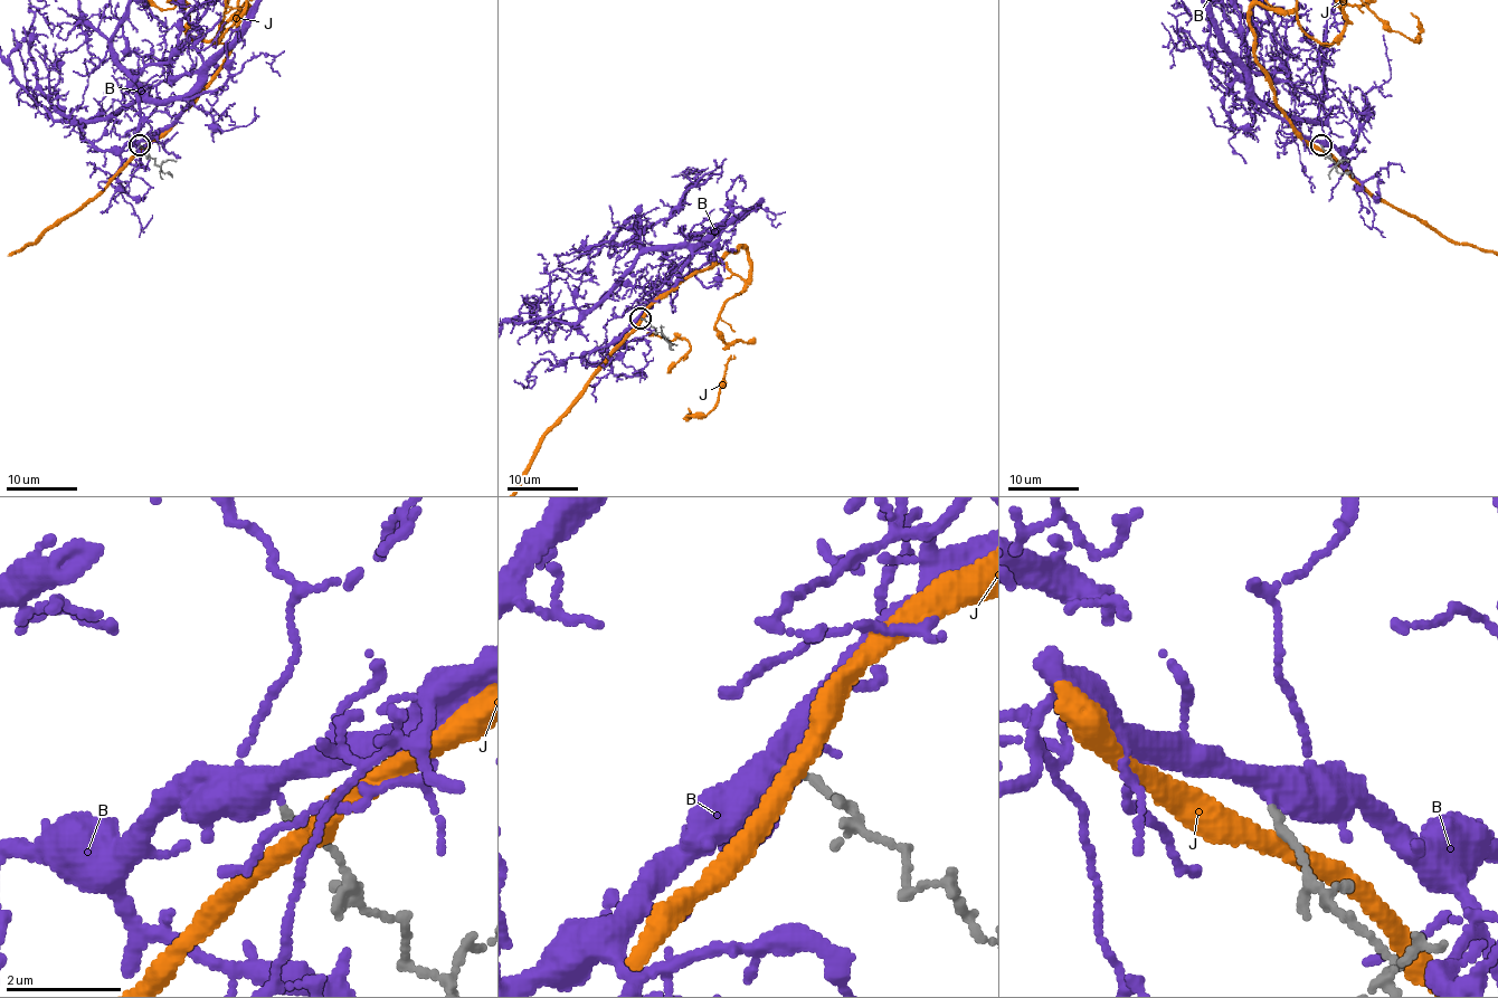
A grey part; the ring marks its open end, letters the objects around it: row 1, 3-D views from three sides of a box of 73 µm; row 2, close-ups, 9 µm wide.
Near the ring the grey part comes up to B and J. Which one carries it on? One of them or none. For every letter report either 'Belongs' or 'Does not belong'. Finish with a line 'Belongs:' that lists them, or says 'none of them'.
B: Belongs
J: Does not belong
Belongs: B

